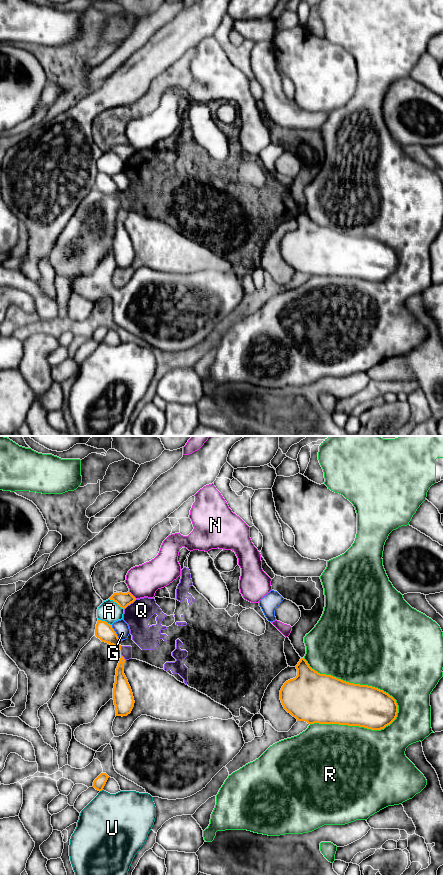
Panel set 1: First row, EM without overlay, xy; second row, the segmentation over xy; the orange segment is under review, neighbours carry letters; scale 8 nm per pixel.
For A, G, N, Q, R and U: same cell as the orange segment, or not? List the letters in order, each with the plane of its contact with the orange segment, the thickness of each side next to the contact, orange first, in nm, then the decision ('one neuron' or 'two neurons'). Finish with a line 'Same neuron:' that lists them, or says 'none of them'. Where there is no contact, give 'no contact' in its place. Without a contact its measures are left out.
A: contact in xy; calibres 110 and 180 nm; two neurons
G: contact in xy; calibres 140 and 120 nm; two neurons
N: contact in xy; calibres 110 and 260 nm; two neurons
Q: contact in xy; calibres 110 and 200 nm; two neurons
R: contact in xy; calibres 360 and 500 nm; two neurons
U: contact in xy; calibres 90 and 420 nm; two neurons
Same neuron: none of them

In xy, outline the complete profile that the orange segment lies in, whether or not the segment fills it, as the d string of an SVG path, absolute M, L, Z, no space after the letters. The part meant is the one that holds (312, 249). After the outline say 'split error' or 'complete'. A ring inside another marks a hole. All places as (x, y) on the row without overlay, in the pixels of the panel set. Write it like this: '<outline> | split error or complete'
M304 210L295 219L297 228L284 235L280 252L297 273L381 282L396 271L396 252L383 242L320 226Z | complete

